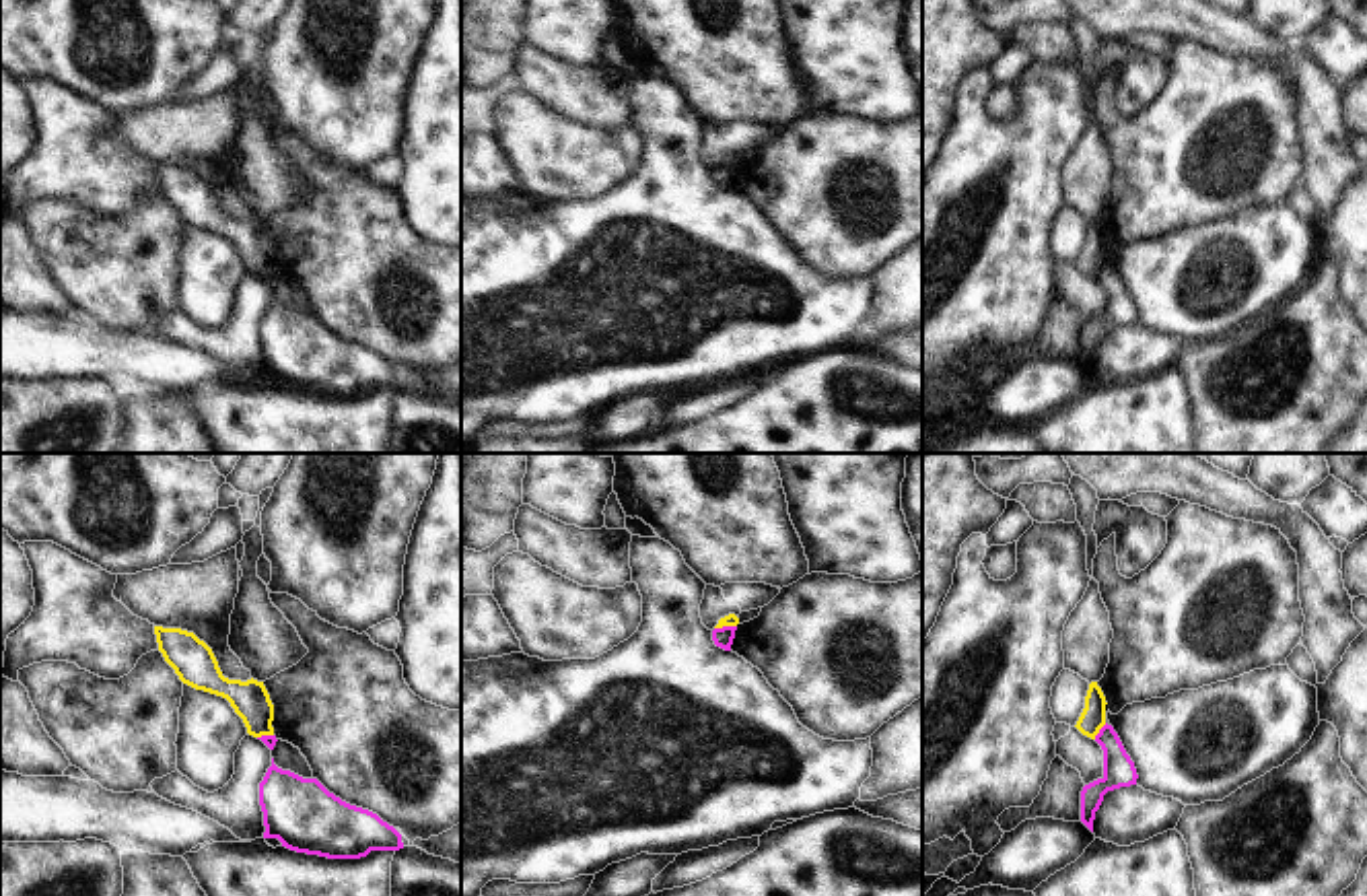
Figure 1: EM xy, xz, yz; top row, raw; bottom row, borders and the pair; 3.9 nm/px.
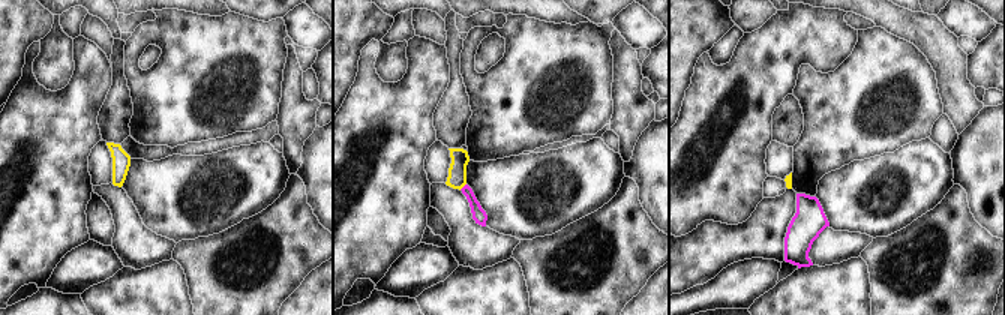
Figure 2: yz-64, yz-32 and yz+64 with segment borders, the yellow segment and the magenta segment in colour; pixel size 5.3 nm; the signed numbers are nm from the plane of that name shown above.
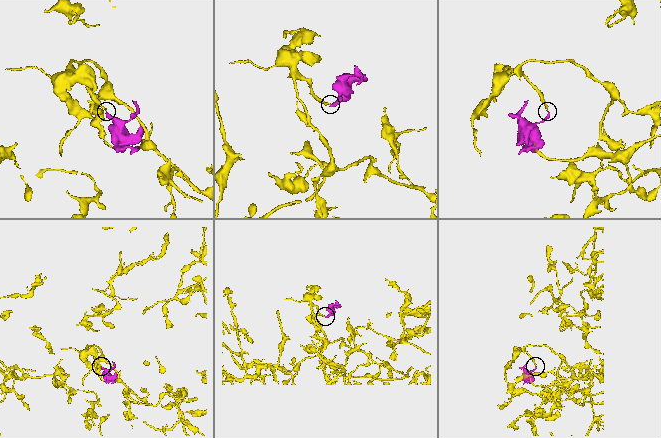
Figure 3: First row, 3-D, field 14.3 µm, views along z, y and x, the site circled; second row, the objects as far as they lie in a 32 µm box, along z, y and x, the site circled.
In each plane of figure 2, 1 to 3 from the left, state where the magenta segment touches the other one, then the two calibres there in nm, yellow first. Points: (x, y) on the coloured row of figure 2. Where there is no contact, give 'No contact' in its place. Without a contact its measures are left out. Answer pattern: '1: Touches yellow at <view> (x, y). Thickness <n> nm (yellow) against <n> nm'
1: No contact
2: Touches yellow at yz-32 (462, 186). Thickness 100 nm (yellow) against 80 nm
3: No contact

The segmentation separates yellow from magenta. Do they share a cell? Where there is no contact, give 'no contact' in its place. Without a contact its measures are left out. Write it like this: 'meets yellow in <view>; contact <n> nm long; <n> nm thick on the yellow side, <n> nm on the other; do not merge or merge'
meets yellow in yz; contact 80 nm long; 100 nm thick on the yellow side, 130 nm on the other; do not merge

